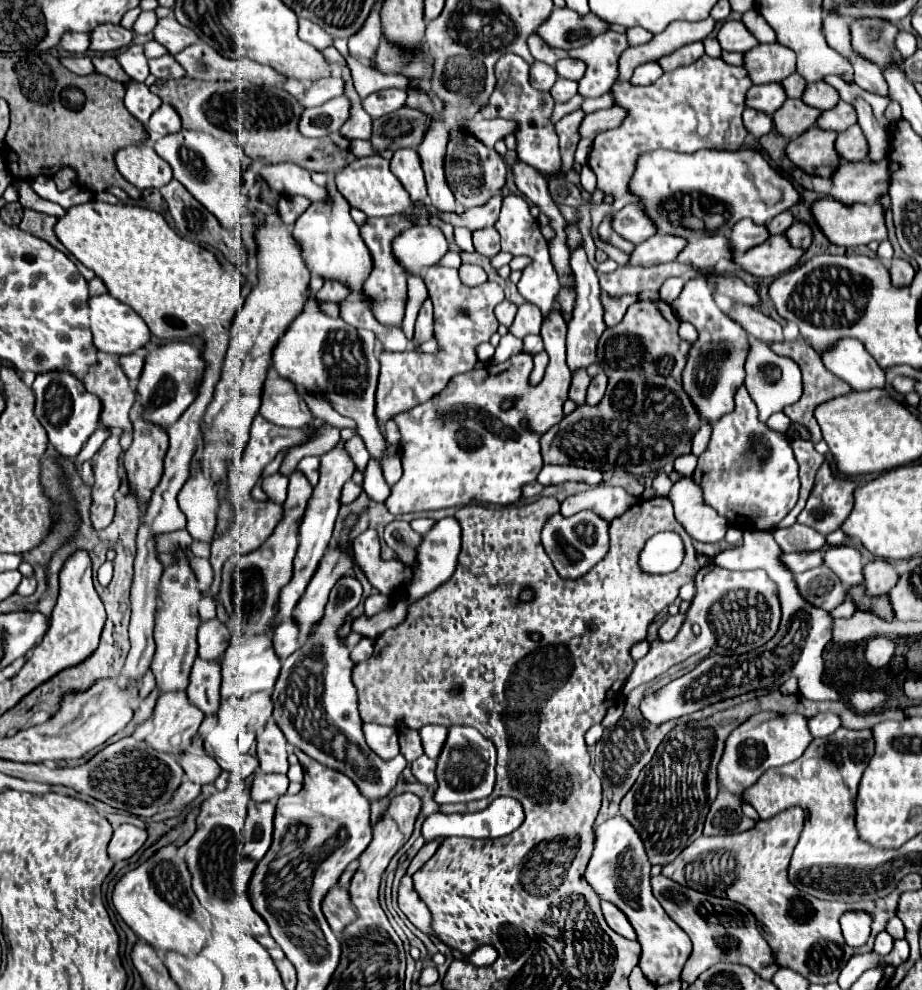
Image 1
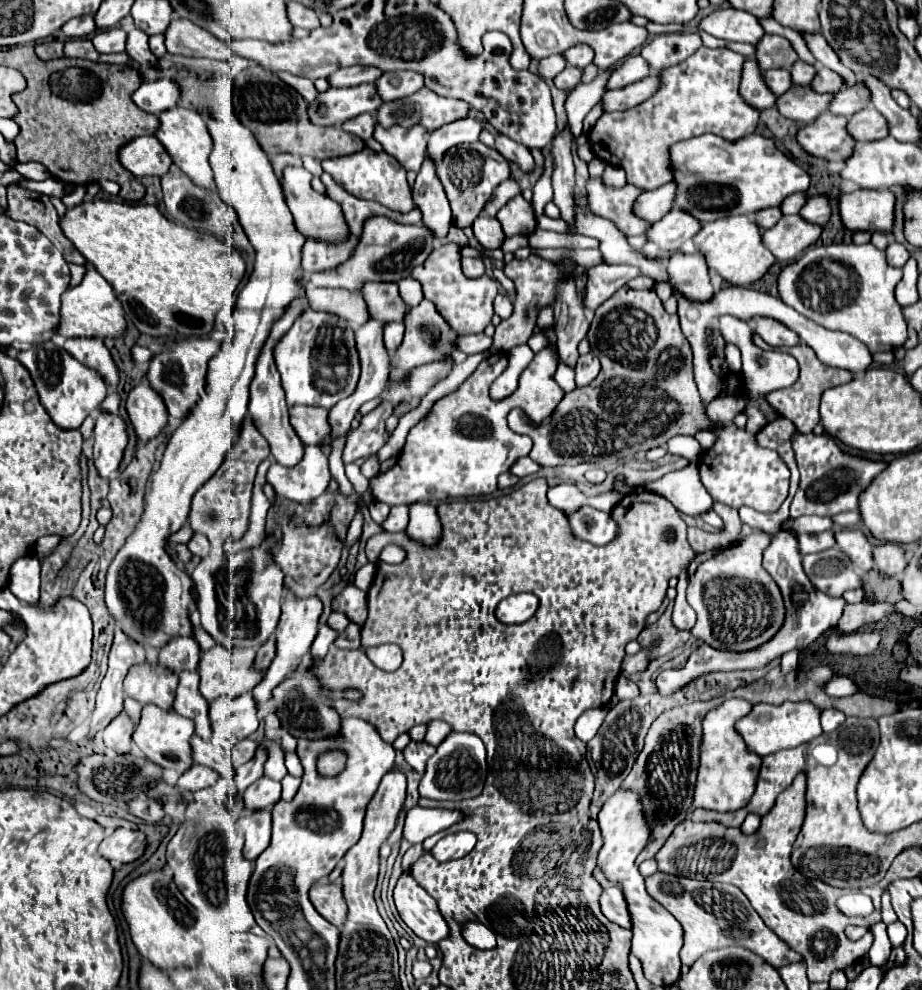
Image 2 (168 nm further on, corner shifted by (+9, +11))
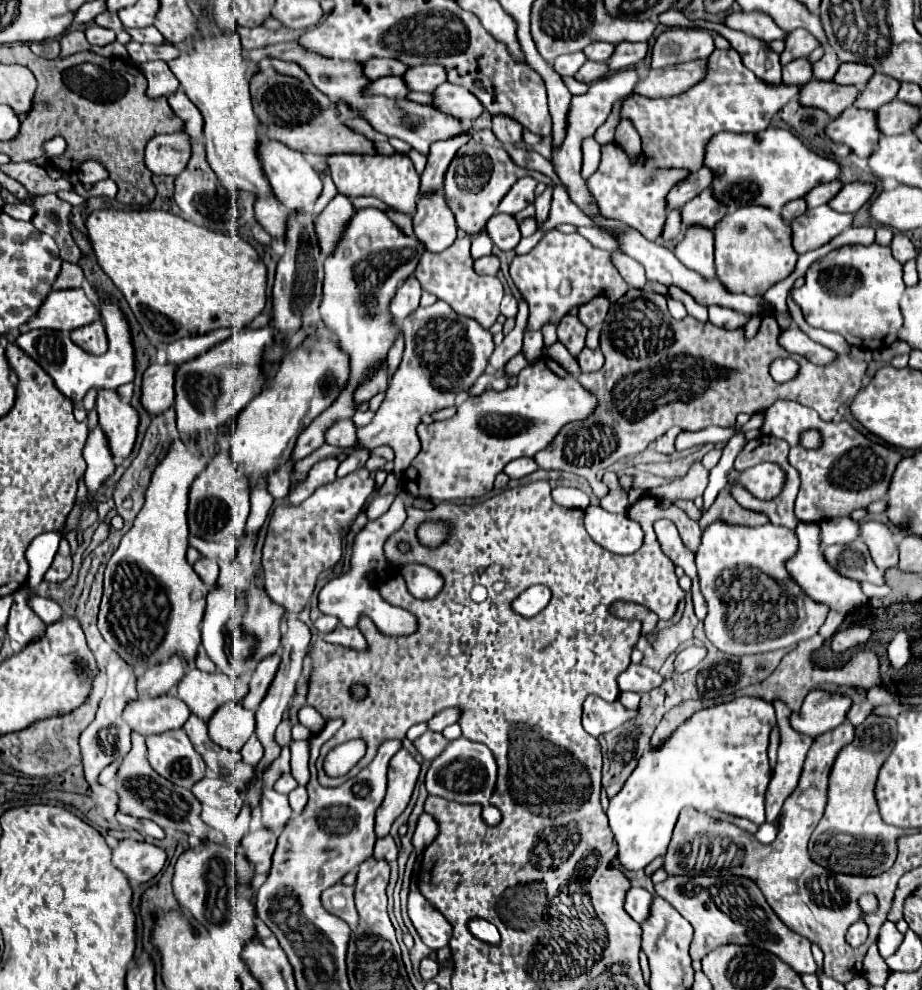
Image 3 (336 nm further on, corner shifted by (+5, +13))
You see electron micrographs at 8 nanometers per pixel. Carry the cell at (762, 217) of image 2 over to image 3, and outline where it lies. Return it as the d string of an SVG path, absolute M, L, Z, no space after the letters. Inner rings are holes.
M798 198L794 202L788 202L784 208L782 208L782 216L786 222L792 222L794 218L802 216L806 212L806 200L804 198Z

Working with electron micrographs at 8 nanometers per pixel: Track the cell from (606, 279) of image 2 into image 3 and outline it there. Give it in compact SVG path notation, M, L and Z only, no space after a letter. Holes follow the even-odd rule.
M598 296L586 304L582 304L578 308L578 320L586 326L586 328L592 328L596 324L602 324L606 314L608 314L608 308L610 308L610 302L604 298L604 296Z

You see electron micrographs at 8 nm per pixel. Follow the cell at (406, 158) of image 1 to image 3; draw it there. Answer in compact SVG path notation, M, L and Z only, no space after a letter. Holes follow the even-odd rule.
M298 40L282 42L282 44L272 44L266 48L250 50L248 58L254 62L260 62L264 56L280 58L280 60L290 60L302 66L302 70L308 74L310 82L324 92L332 100L342 100L348 104L352 110L354 118L366 120L374 130L386 134L386 136L396 136L404 142L408 142L414 150L428 154L428 148L432 142L454 138L458 134L468 132L468 128L462 126L454 116L442 114L442 110L436 110L432 104L416 104L408 98L386 98L386 96L368 96L366 88L372 84L366 76L362 76L362 64L360 62L346 62L346 60L336 60L336 58L322 58L320 54L314 54L306 50L304 46L298 46Z

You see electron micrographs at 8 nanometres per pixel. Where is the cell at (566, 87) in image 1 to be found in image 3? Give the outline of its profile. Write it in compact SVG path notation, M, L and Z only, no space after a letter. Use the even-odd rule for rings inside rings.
M588 60L588 62L578 70L576 78L578 78L580 82L592 84L592 82L600 80L600 78L606 76L606 74L608 74L608 64L600 64L600 62L590 62L590 60Z

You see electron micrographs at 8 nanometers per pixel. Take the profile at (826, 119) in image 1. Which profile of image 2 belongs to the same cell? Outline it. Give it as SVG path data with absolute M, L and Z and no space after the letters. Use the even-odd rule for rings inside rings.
M858 82L852 88L842 88L842 92L836 92L828 110L832 114L840 114L840 116L850 118L852 114L860 112L868 104L870 104L870 92L866 90L864 84Z

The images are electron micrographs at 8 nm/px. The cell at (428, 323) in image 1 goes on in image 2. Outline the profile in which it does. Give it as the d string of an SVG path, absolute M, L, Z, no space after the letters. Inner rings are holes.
M422 300L418 306L410 308L404 316L404 326L406 326L406 334L404 334L404 342L400 344L400 348L396 350L394 358L392 358L392 372L390 378L392 380L400 380L402 376L406 376L406 372L410 372L412 368L432 362L432 360L440 360L444 356L454 354L454 344L452 340L456 338L456 334L452 334L452 330L448 328L448 324L442 320L442 316L438 314L438 310L434 308L434 304L430 300Z

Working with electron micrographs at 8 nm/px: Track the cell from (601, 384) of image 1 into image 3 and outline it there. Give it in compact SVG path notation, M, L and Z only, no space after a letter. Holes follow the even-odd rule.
M584 348L584 350L578 354L576 360L578 360L582 372L594 372L594 370L600 370L602 364L604 364L602 352L600 352L600 350L590 350L590 348Z

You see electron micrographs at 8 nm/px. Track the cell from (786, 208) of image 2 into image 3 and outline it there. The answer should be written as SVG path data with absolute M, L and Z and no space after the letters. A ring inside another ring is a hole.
M834 180L834 182L826 182L822 186L816 186L814 190L810 190L810 194L806 194L806 202L808 202L808 208L816 208L816 206L822 206L822 204L828 204L830 198L834 198L834 194L838 194L838 190L842 188L842 182Z

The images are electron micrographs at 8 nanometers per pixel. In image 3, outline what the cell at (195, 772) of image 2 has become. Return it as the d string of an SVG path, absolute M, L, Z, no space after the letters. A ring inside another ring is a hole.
M204 778L204 780L200 780L200 782L192 788L192 794L194 794L202 804L206 804L206 806L224 808L226 802L218 796L222 784L224 784L222 778Z

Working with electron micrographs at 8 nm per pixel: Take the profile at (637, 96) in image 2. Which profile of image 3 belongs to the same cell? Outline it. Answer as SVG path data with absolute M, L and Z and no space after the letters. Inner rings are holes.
M694 60L686 64L668 66L666 70L650 70L646 78L636 84L634 94L642 94L648 98L668 98L690 90L698 84L708 70L708 60Z

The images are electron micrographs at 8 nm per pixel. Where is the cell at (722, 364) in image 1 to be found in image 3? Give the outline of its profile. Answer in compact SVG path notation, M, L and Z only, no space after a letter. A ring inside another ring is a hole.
M686 226L682 242L676 244L674 254L678 260L702 274L704 278L714 278L714 234L704 226Z

